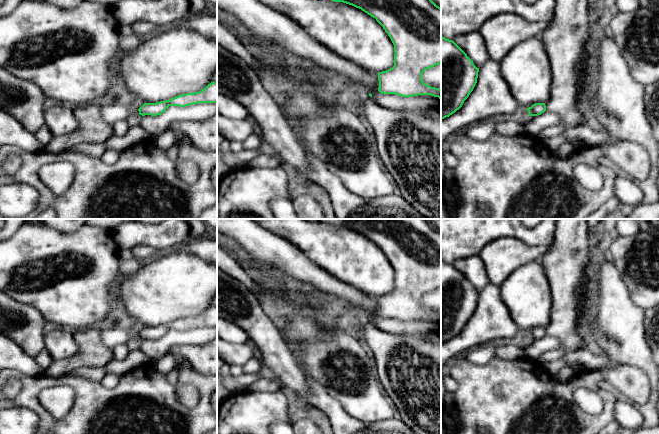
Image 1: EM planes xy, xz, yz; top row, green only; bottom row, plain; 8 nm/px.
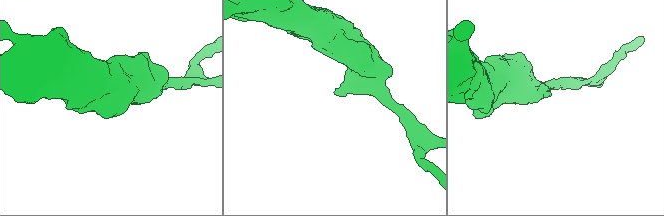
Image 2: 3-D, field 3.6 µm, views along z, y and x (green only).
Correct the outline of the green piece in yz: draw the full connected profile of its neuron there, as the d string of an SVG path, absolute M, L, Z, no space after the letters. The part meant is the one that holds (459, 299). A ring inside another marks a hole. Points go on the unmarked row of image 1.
M441 259L441 343L462 331L477 307L478 296L467 278Z

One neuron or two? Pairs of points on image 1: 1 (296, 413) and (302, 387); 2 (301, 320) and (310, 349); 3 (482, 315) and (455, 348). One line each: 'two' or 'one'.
1: two
2: one
3: one

